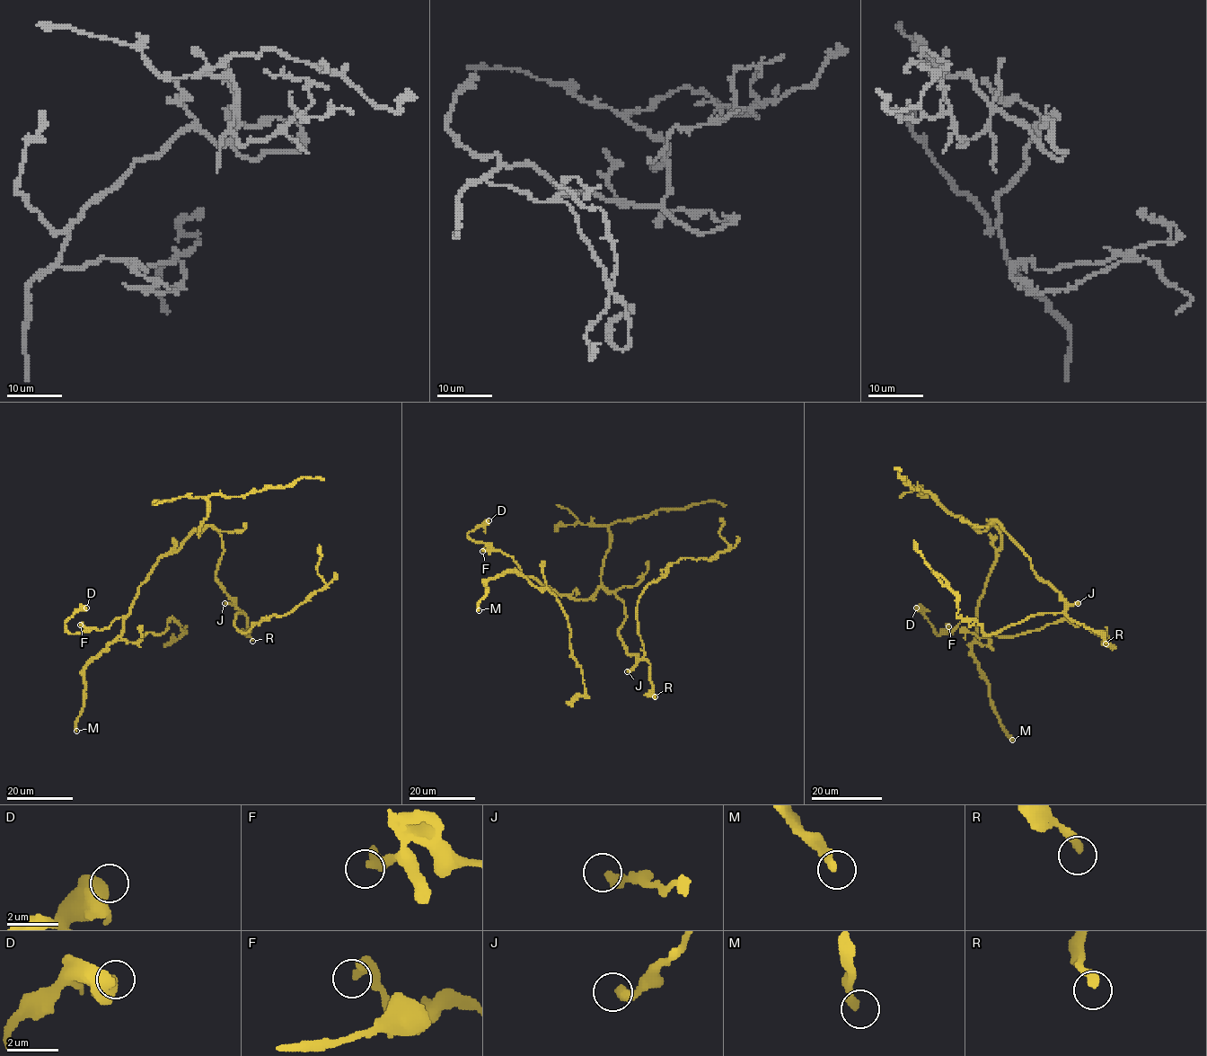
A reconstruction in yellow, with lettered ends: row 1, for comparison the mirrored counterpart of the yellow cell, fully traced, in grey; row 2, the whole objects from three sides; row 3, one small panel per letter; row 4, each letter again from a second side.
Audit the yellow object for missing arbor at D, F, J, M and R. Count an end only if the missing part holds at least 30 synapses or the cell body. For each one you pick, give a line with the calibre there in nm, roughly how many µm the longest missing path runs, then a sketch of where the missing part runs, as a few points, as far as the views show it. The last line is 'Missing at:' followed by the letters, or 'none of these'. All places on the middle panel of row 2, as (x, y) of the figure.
Missing at: none of these

